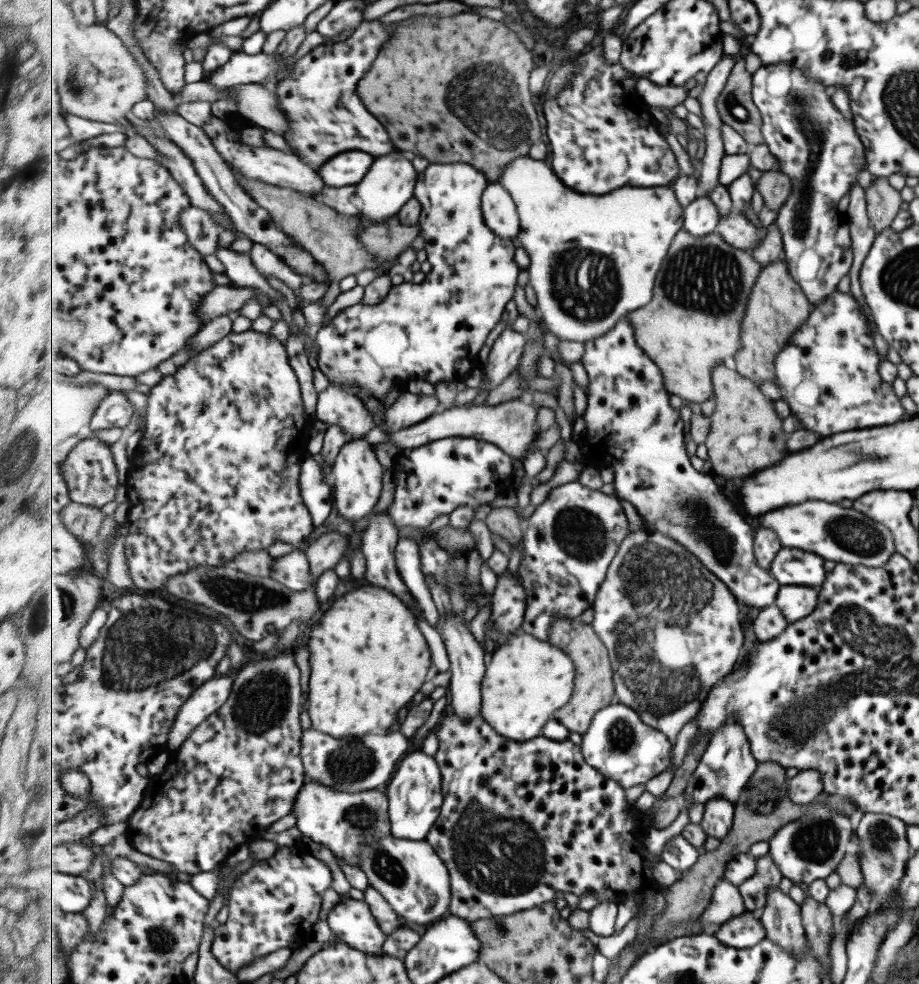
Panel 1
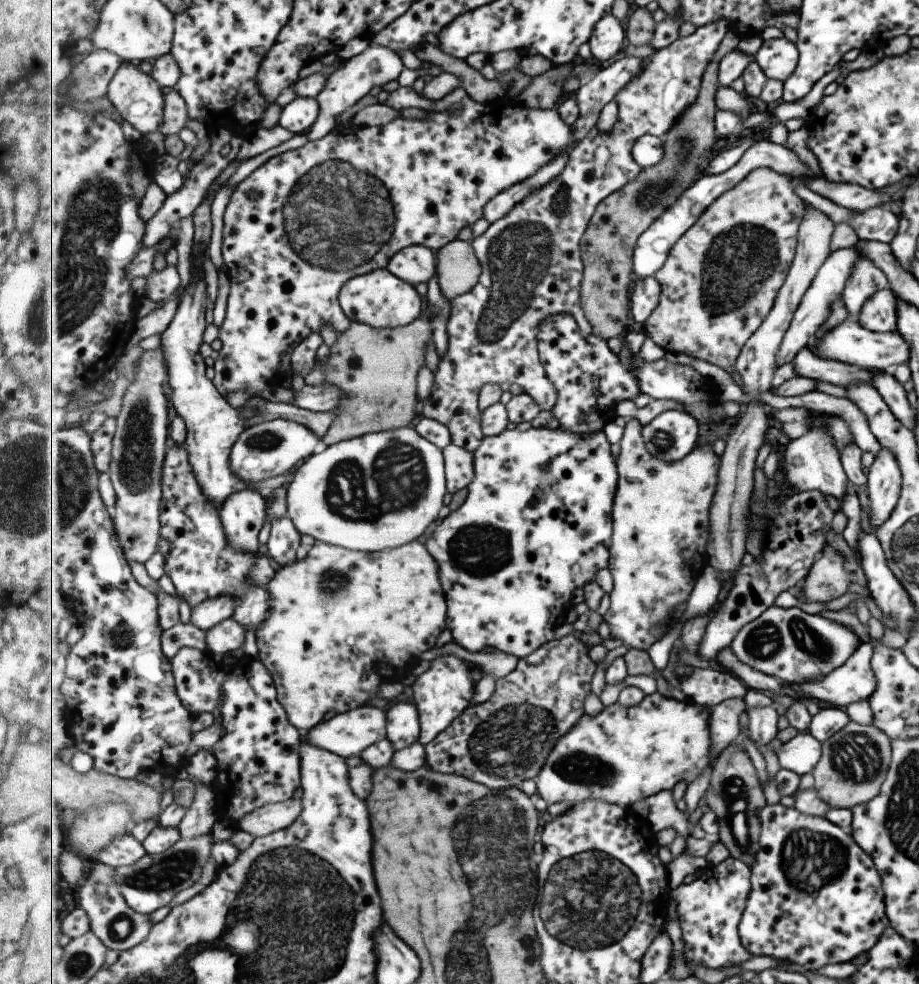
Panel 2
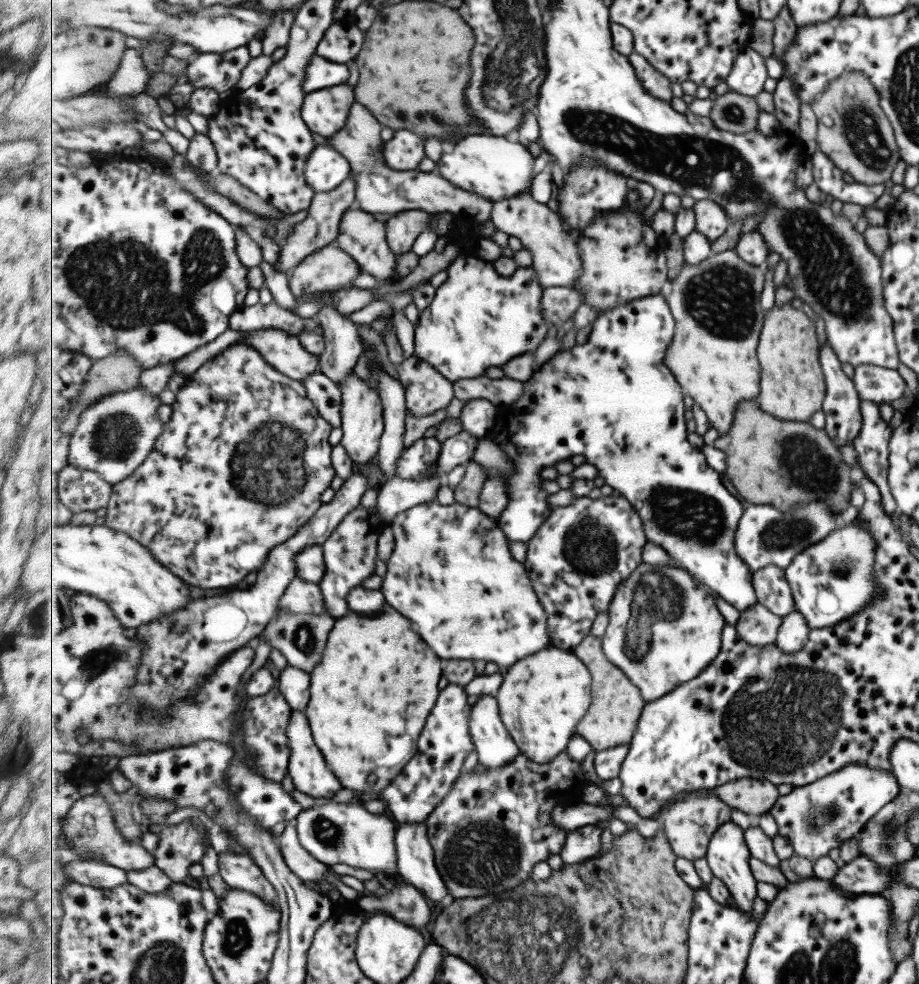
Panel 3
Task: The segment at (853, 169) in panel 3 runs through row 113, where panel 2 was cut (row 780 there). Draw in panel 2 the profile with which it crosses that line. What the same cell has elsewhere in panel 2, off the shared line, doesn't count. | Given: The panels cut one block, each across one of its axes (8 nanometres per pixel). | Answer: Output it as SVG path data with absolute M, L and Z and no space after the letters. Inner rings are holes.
M847 722L837 734L821 743L821 758L811 770L813 789L829 808L853 808L879 794L890 763L890 738L874 726Z

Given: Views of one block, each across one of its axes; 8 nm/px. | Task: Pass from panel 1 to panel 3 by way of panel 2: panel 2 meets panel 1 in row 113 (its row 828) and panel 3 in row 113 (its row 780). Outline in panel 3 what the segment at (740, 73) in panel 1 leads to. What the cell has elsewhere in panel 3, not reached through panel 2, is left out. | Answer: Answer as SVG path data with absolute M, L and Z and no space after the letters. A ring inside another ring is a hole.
M729 90L714 100L710 117L721 130L745 134L757 128L759 114L761 108L754 96Z

